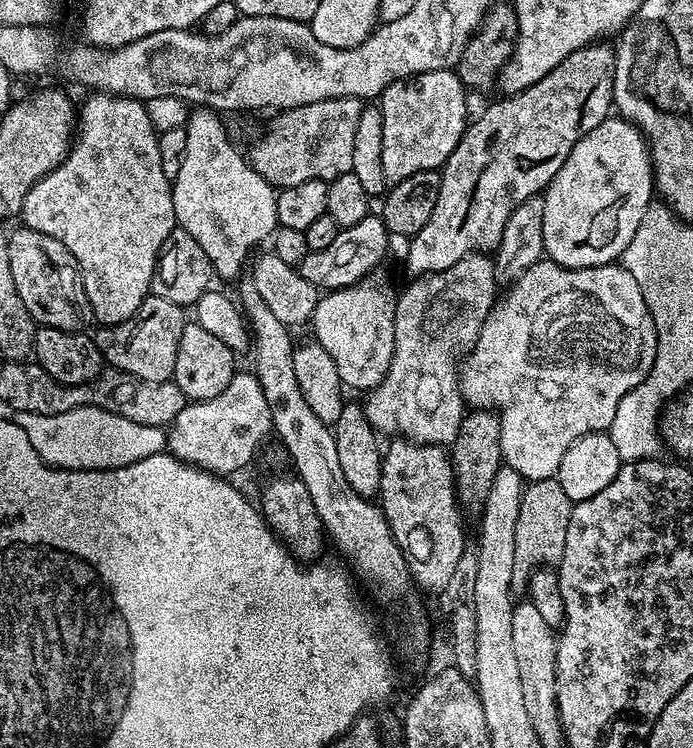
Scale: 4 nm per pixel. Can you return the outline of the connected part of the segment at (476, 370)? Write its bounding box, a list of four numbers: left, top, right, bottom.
[459,259,656,482]

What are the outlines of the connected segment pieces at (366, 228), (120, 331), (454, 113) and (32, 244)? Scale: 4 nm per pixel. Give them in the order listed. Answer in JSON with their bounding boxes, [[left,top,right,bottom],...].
[[298,214,390,290],[94,294,186,382],[378,68,470,186],[7,226,93,332]]

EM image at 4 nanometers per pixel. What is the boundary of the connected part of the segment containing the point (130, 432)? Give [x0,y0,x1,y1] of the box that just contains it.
[14,406,166,468]

